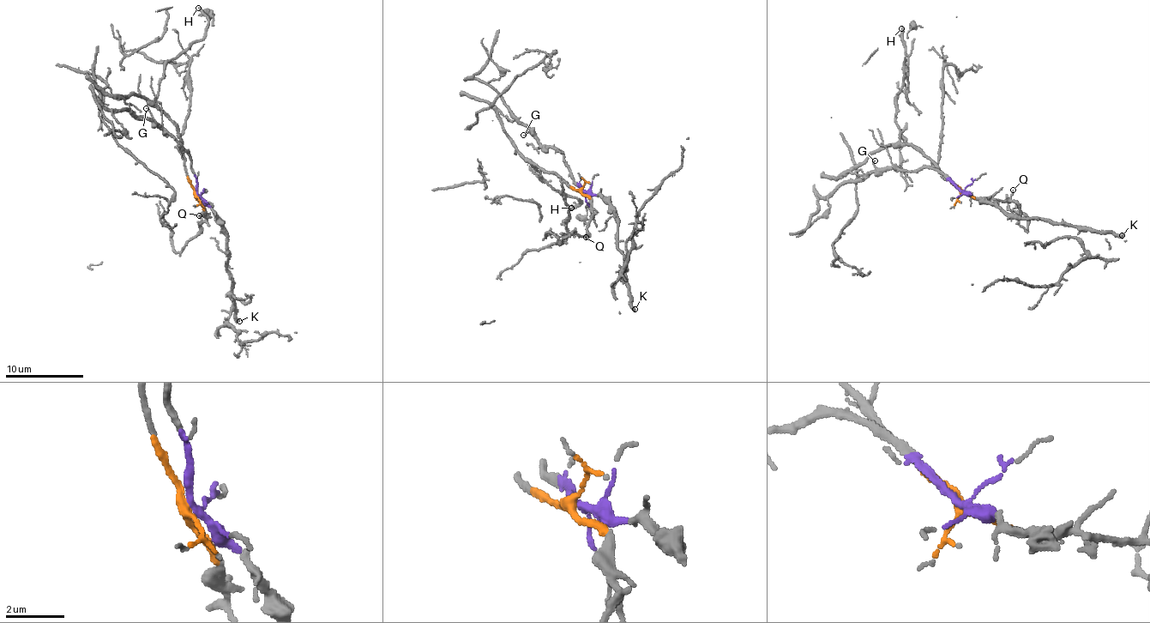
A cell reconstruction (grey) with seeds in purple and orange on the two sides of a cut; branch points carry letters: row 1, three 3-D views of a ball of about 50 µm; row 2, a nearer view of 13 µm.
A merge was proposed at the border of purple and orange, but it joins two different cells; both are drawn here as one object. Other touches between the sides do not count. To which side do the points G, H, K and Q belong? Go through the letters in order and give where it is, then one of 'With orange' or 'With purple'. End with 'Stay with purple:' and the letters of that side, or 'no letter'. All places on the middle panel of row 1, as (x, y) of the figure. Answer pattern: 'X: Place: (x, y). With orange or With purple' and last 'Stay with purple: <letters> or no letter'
G: Place: (523, 135). With purple
H: Place: (571, 208). With orange
K: Place: (635, 309). With purple
Q: Place: (586, 237). With orange
Stay with purple: G, K

